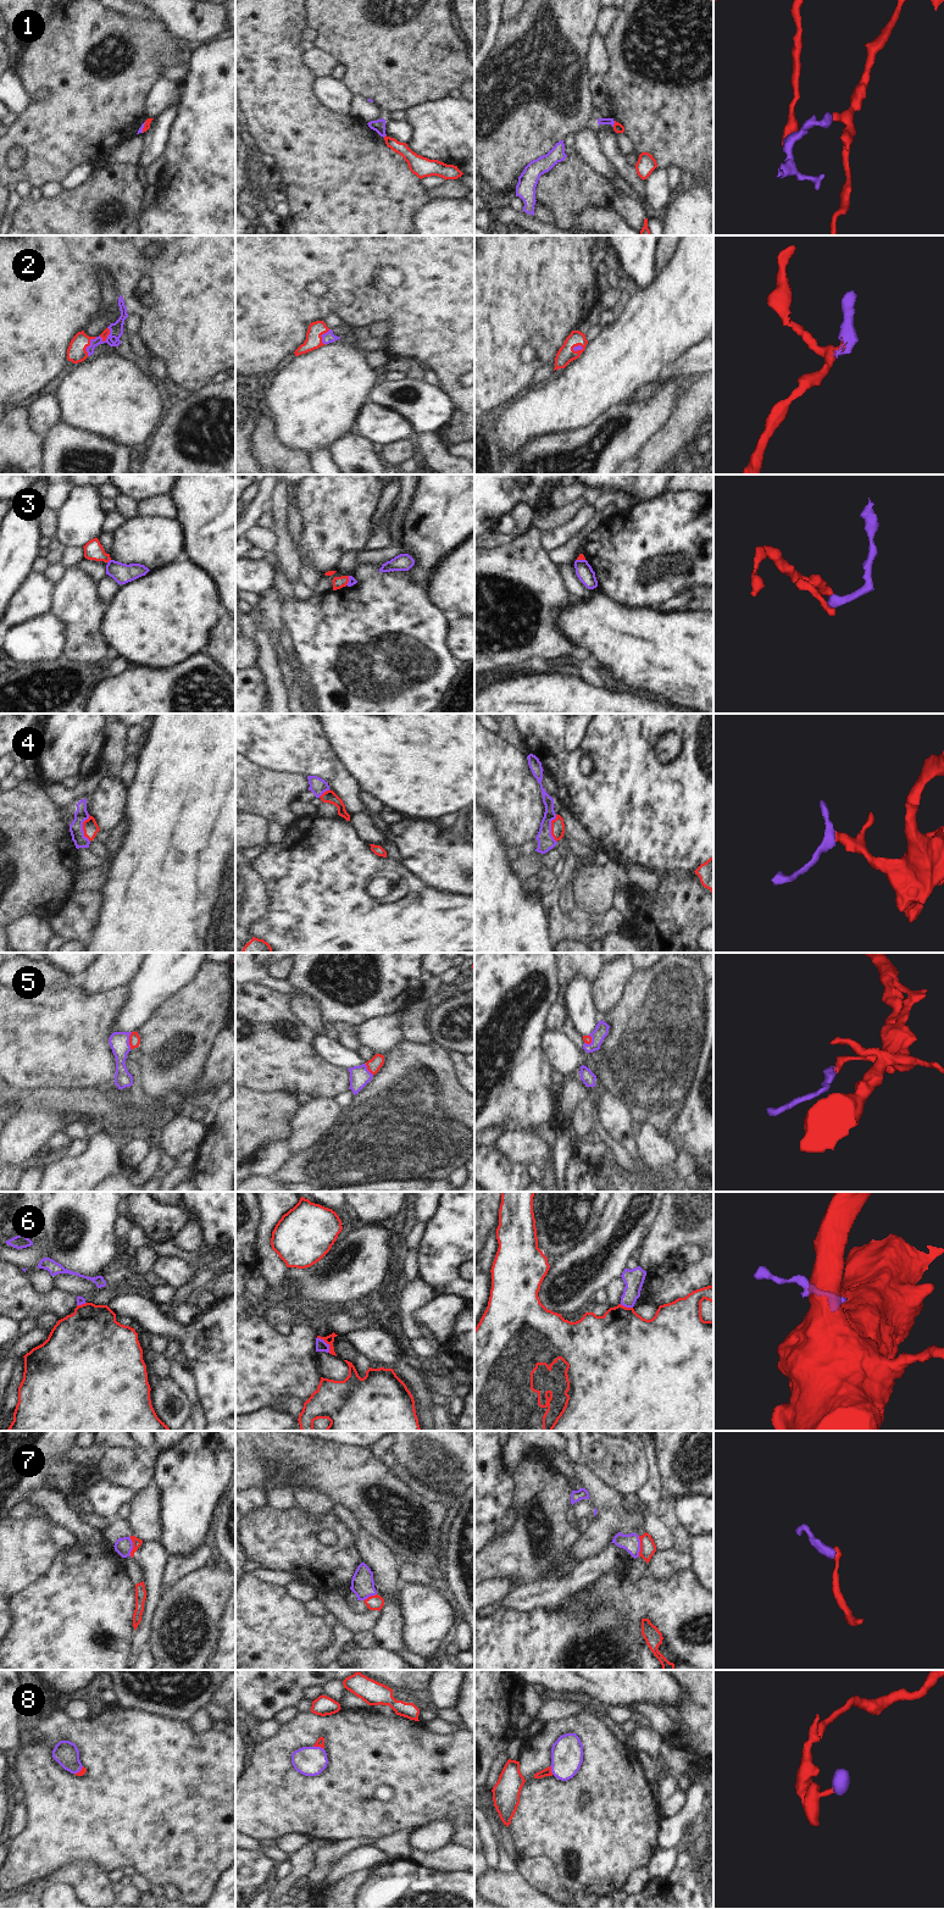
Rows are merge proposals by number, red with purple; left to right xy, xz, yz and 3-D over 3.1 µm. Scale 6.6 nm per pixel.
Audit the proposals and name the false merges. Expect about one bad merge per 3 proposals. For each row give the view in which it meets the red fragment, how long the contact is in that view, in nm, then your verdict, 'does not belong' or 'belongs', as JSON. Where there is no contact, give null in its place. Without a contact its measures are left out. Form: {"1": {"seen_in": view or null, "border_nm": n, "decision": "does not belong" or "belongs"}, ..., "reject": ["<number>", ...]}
{"1": {"seen_in": "yz", "border_nm": 40, "decision": "does not belong"}, "2": {"seen_in": "xy", "border_nm": 140, "decision": "belongs"}, "3": {"seen_in": "xy", "border_nm": 40, "decision": "does not belong"}, "4": {"seen_in": "xy", "border_nm": 180, "decision": "belongs"}, "5": {"seen_in": "xy", "border_nm": 110, "decision": "belongs"}, "6": {"seen_in": "xz", "border_nm": 130, "decision": "does not belong"}, "7": {"seen_in": "yz", "border_nm": 140, "decision": "does not belong"}, "8": {"seen_in": "yz", "border_nm": 70, "decision": "belongs"}, "reject": ["1", "3", "6", "7"]}

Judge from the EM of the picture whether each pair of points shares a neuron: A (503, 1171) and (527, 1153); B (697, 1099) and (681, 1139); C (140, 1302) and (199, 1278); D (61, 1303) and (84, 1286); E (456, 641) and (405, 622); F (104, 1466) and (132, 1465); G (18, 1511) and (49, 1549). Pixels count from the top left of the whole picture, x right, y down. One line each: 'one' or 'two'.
A: two
B: one
C: two
D: two
E: two
F: one
G: two

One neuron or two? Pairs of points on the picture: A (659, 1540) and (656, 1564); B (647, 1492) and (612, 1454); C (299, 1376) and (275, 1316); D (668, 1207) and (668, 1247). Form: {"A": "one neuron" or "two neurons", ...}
{"A": "two neurons", "B": "two neurons", "C": "two neurons", "D": "one neuron"}

